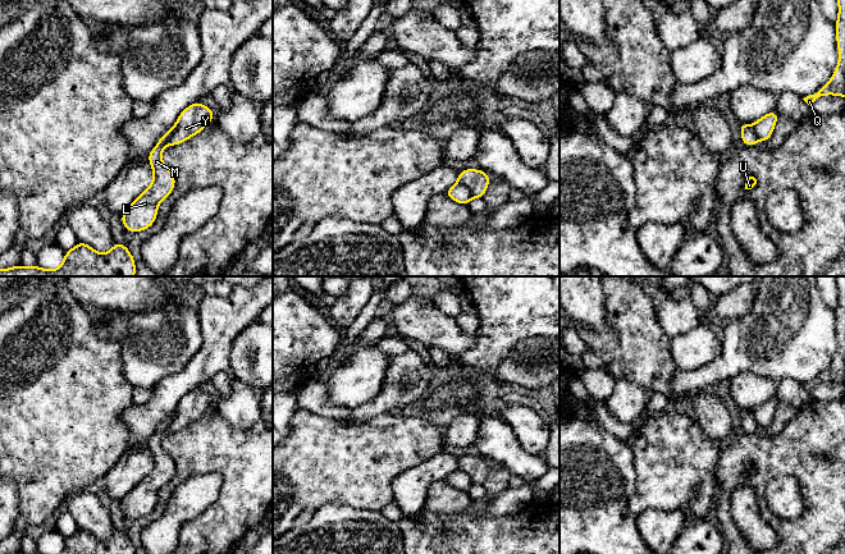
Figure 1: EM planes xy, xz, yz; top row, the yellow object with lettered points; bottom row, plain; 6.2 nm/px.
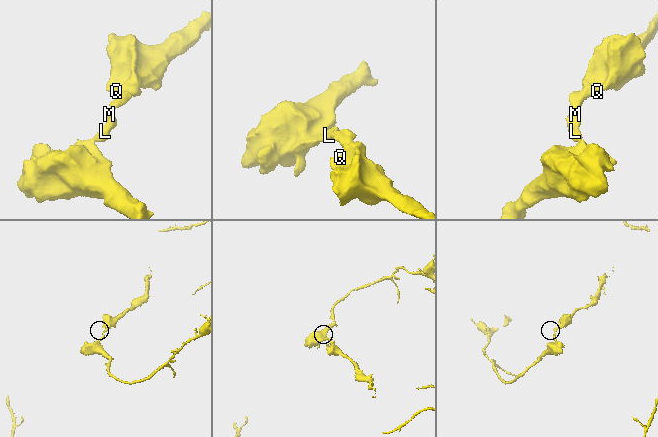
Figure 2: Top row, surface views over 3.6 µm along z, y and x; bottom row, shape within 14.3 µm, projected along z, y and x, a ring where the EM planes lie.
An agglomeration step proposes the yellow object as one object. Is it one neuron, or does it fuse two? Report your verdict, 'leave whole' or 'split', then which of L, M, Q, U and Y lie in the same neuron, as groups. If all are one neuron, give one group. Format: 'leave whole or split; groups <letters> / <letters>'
split; groups L M U Y / Q

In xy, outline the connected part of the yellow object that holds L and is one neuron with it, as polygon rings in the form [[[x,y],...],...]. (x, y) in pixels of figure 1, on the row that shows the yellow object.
[[[200,101],[183,109],[175,128],[165,145],[156,145],[147,159],[152,168],[154,182],[122,212],[122,224],[127,232],[147,230],[157,218],[157,206],[175,187],[175,177],[163,162],[161,152],[170,145],[177,146],[198,134],[211,120],[215,111]]]

